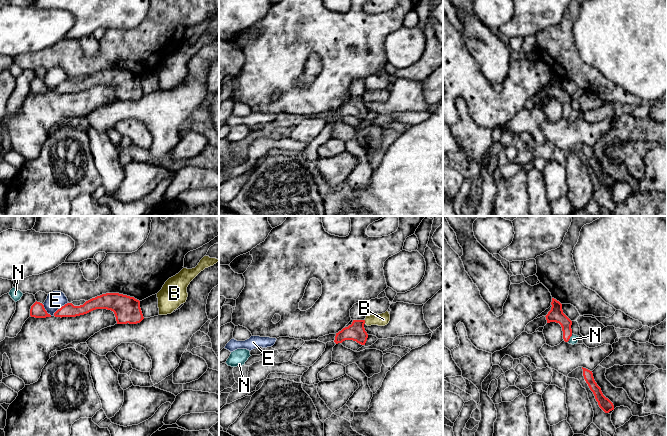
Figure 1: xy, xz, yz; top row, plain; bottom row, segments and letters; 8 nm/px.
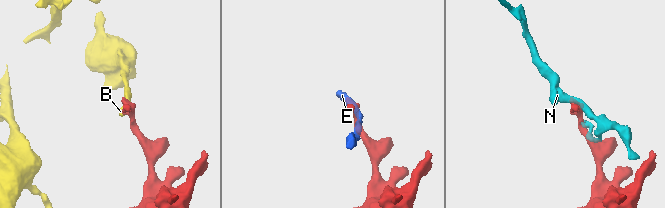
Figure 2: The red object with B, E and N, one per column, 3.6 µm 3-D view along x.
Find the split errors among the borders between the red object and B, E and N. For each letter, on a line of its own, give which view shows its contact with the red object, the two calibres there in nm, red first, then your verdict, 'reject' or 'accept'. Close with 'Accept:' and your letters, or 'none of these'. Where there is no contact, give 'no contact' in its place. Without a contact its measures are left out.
B: contact in xz; calibres 140 and 100 nm; reject
E: contact in xy; calibres 110 and 150 nm; reject
N: contact in yz; calibres 120 and 70 nm; reject
Accept: none of these

